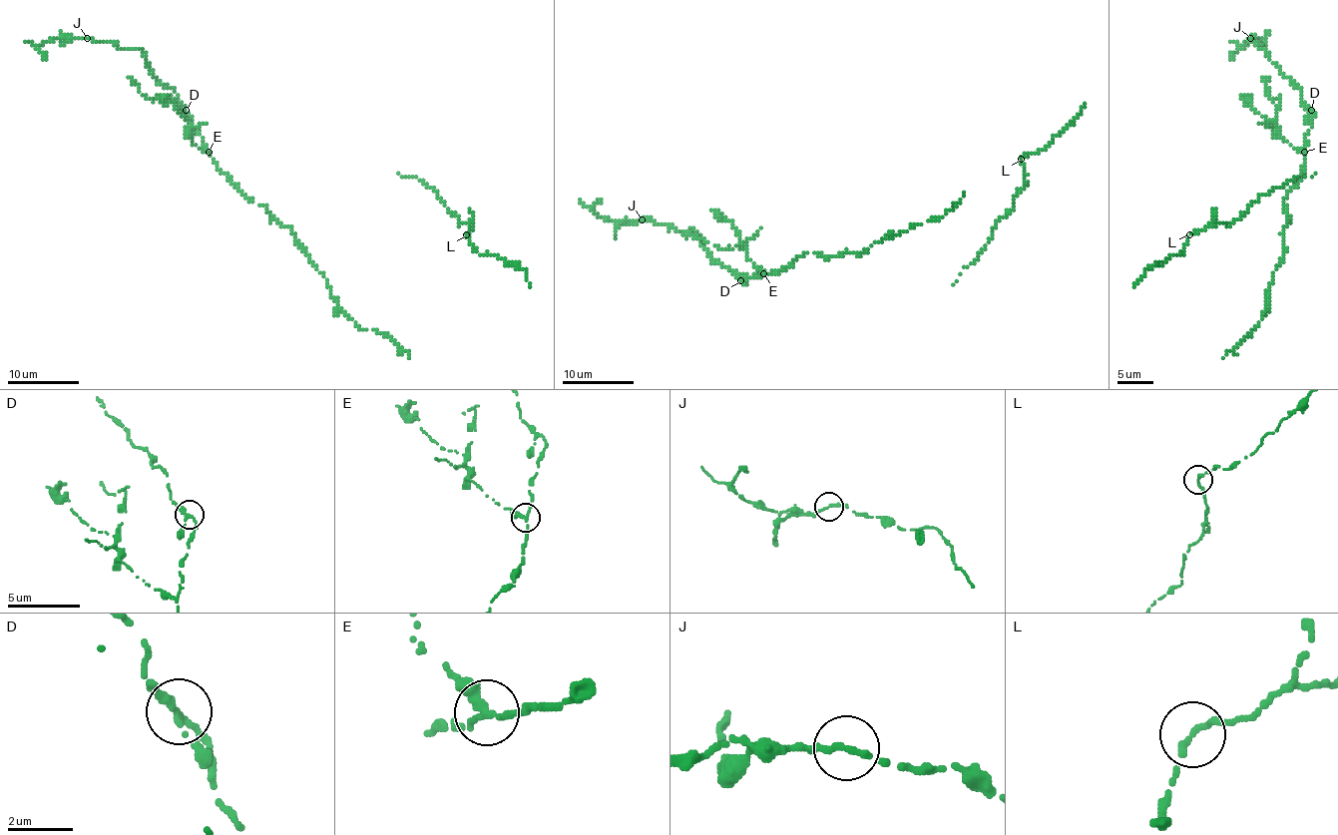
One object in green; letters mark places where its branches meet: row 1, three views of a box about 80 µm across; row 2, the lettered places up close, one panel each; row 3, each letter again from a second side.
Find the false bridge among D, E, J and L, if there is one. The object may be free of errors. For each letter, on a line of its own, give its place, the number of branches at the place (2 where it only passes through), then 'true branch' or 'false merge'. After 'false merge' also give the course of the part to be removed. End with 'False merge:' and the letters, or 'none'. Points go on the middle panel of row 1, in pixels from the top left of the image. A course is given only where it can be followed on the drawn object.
D: at (740, 280); 3 branches meet; true branch
E: at (763, 273); 3 branches meet; false merge; foreign part runs (763, 273), (749, 260), (742, 244), (724, 250), (696, 235), (683, 234)
J: at (642, 219); 2 branches meet; true branch
L: at (1021, 159); 2 branches meet; true branch
False merge: E

